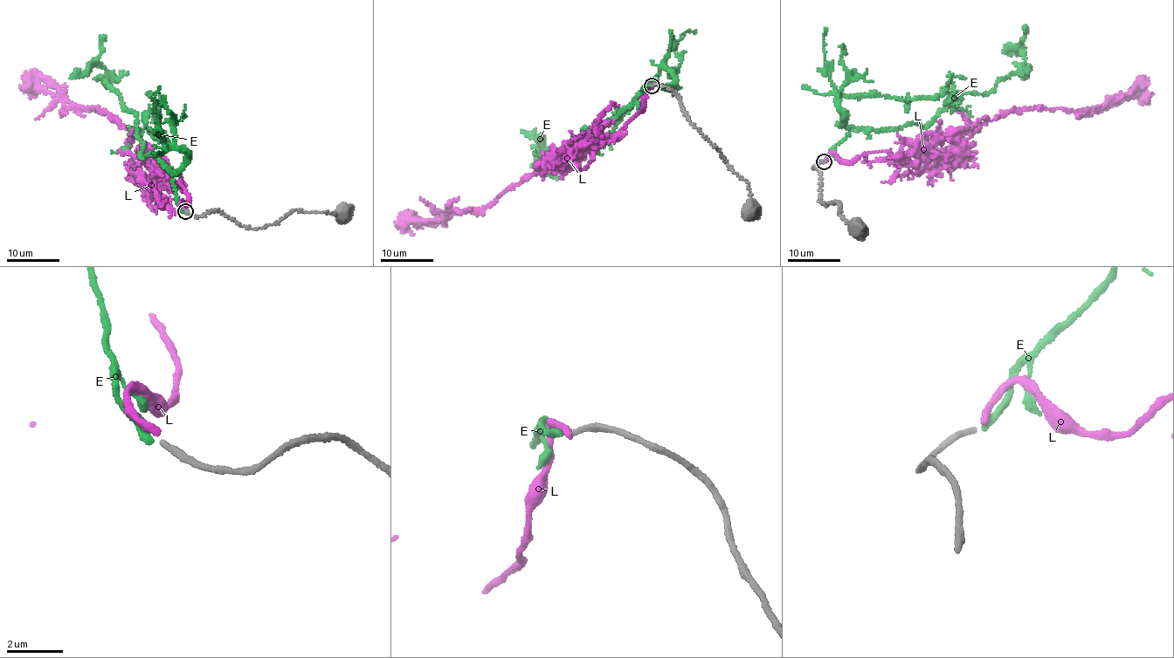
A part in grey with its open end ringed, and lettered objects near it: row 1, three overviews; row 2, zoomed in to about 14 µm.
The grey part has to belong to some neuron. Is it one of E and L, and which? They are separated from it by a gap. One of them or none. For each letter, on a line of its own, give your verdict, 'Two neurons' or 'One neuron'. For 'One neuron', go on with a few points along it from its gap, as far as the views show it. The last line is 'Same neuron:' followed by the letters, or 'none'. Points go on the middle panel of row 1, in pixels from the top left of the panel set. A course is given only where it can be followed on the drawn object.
E: Two neurons
L: Two neurons
Same neuron: none

